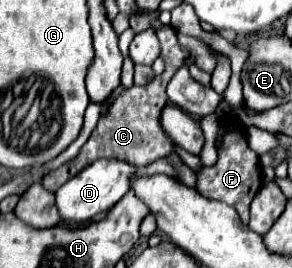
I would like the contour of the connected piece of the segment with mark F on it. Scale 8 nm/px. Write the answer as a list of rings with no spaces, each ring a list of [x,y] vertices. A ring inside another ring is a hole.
[[[233,114],[221,116],[219,124],[223,128],[223,138],[219,144],[219,158],[217,158],[215,166],[199,168],[197,190],[207,198],[223,200],[223,202],[231,204],[239,212],[243,224],[247,224],[249,222],[249,204],[263,186],[263,170],[259,164],[259,154],[247,144],[245,126],[241,122],[237,122],[237,118]],[[231,120],[235,120],[235,122],[231,122]]]

